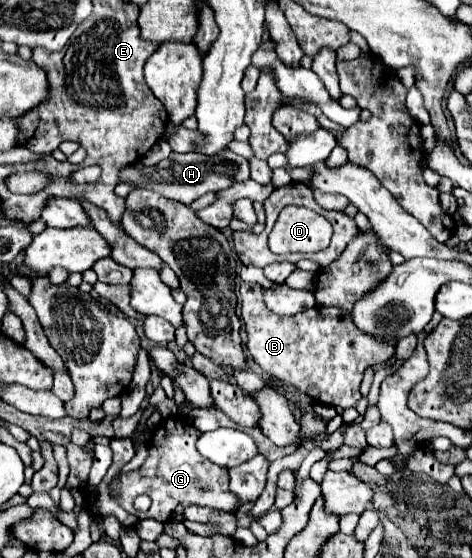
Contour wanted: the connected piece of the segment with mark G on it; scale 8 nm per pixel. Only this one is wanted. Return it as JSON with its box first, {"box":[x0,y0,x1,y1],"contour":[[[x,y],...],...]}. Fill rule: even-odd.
{"box":[109,417,235,521],"contour":[[[169,417],[163,419],[159,429],[153,433],[149,443],[149,455],[141,469],[133,473],[121,473],[111,481],[109,489],[117,489],[117,501],[127,511],[137,515],[139,519],[151,517],[157,521],[167,521],[177,503],[183,505],[203,505],[223,511],[235,511],[235,495],[227,491],[227,469],[203,459],[195,449],[195,441],[199,439],[199,431],[189,425],[187,419]],[[137,495],[149,495],[151,507],[149,511],[137,511],[133,501]]]}

